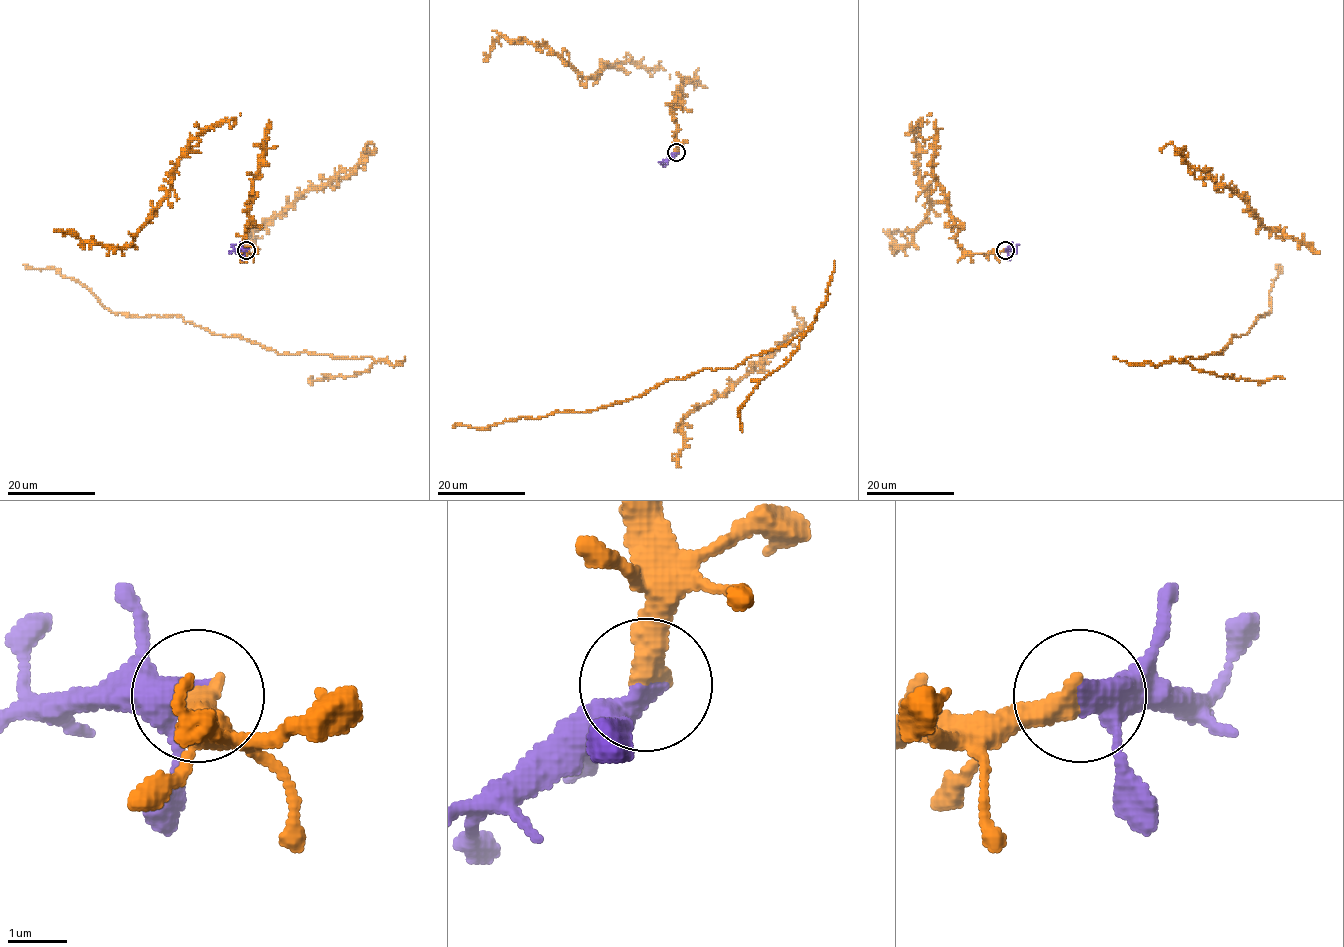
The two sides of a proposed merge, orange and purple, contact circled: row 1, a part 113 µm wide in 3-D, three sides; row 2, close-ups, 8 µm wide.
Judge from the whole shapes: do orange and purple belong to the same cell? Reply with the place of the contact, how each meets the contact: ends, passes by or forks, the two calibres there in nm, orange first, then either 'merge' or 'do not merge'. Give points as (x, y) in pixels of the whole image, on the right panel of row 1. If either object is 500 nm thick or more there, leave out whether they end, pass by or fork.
place (1005, 250); orange ends; purple passes by; calibres 440 and 360 nm; merge

